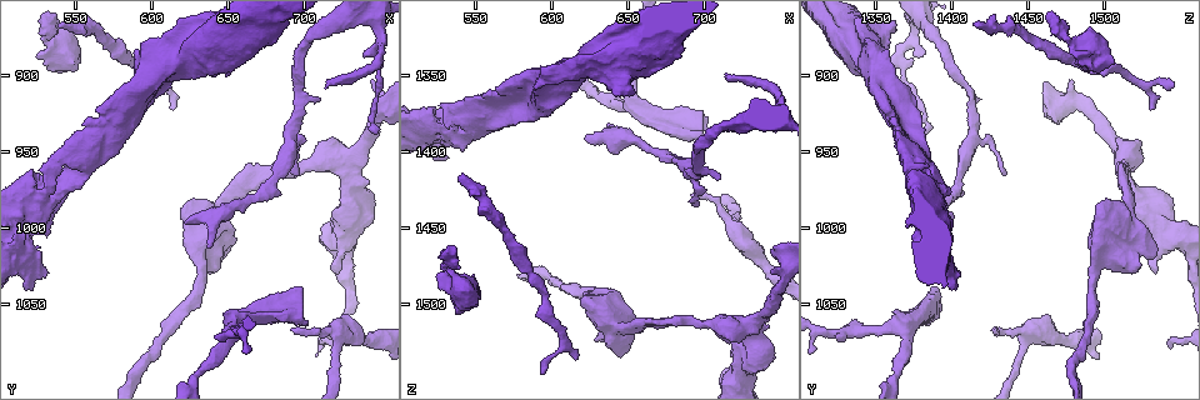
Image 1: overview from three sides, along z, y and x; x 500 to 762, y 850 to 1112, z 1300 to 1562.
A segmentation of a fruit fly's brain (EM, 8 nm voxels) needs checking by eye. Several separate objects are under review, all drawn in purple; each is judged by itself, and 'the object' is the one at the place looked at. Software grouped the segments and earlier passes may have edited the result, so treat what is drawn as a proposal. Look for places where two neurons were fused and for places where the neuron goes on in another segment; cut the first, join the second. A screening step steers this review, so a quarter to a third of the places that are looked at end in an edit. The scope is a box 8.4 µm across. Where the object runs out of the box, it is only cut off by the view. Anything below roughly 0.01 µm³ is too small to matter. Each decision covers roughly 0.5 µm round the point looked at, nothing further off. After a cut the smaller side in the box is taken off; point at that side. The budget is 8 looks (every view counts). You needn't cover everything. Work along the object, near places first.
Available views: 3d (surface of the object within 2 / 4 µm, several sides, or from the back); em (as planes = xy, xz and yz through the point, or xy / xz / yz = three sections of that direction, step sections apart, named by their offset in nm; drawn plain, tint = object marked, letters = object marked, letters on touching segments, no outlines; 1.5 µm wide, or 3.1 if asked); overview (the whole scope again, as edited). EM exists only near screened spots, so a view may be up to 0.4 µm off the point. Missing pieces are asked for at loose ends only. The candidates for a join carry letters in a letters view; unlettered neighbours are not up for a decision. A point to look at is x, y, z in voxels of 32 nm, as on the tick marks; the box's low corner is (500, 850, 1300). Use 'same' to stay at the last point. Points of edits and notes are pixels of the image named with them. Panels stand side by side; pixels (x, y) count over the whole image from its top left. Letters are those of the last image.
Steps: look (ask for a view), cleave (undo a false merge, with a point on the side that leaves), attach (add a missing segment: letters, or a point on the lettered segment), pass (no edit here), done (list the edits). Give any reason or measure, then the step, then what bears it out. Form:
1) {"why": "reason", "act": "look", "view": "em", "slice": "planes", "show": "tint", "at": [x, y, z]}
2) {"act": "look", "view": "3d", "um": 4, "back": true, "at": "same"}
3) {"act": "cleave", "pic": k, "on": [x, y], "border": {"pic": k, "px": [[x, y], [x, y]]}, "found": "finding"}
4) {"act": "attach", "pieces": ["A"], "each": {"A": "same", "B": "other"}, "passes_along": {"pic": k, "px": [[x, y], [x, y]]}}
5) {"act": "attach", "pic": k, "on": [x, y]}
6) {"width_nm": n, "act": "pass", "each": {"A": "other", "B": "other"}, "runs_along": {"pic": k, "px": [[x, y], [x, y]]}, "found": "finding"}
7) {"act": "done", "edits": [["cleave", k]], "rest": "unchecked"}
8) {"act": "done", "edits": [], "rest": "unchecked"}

{"why": "an open end", "act": "look", "view": "em", "slice": "yz", "step": 8, "show": "tint", "at": [620, 996, 1390]}

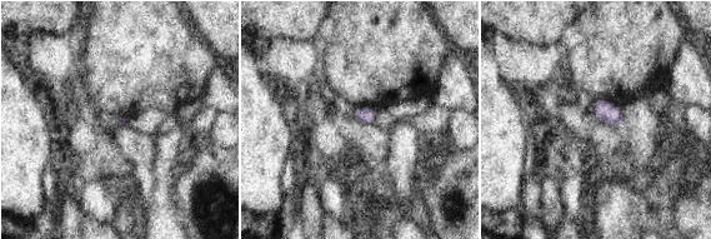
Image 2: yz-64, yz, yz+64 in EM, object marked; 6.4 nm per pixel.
{"why": "another direction", "act": "look", "view": "em", "slice": "planes", "show": "letters", "at": "same"}

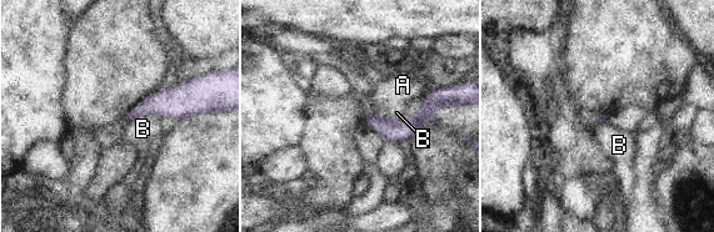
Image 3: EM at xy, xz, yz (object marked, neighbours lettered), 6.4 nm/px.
{"act": "pass", "each": {"A": "other", "B": "other"}, "runs_along": {"pic": 3, "px": [[434, 104], [413, 125], [369, 121]]}, "found": "no lettered segment goes on from it"}

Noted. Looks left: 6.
{"why": "branch stops here", "act": "look", "view": "em", "slice": "planes", "show": "plain", "at": [522, 1038, 1402]}

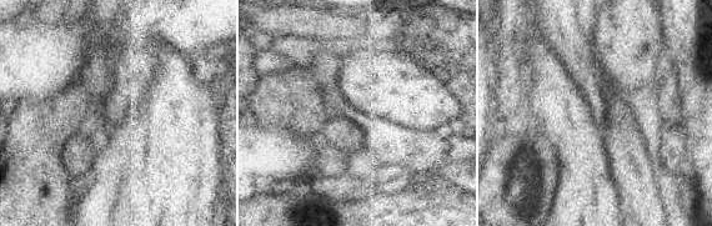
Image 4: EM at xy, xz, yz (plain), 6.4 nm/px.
{"act": "look", "view": "em", "slice": "planes", "show": "letters", "at": "same"}

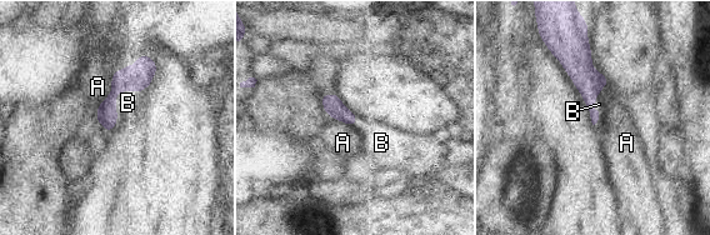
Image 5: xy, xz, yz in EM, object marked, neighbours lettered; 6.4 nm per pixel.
{"act": "attach", "pieces": ["B"], "each": {"A": "other", "B": "same"}, "passes_along": {"pic": 5, "px": [[136, 78], [116, 98], [128, 103]]}, "found": "the neuron continues"}

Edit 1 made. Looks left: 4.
{"why": "branch stops here", "act": "look", "view": "3d", "um": 4, "at": [722, 1030, 1534]}

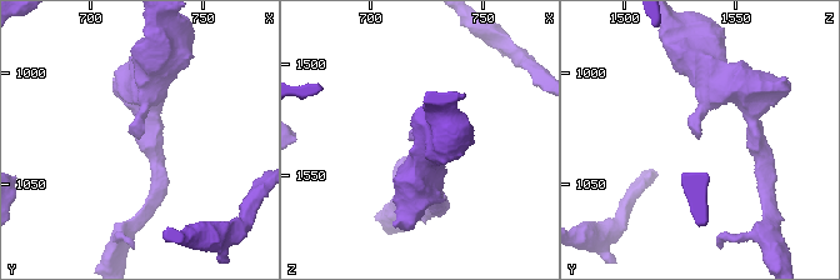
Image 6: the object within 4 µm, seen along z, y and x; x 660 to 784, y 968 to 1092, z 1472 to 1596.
{"act": "look", "view": "em", "slice": "xz", "step": 4, "show": "tint", "at": [721, 1029, 1533]}

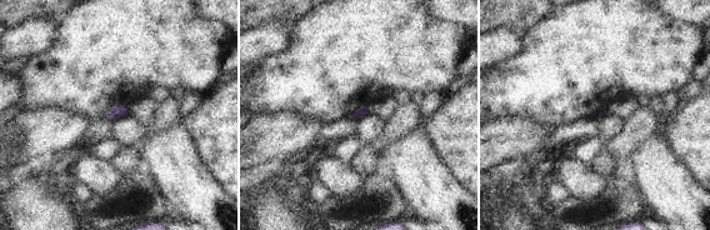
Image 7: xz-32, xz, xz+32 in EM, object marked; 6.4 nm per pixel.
{"why": "cut it another way", "act": "look", "view": "em", "slice": "planes", "show": "letters", "at": "same"}

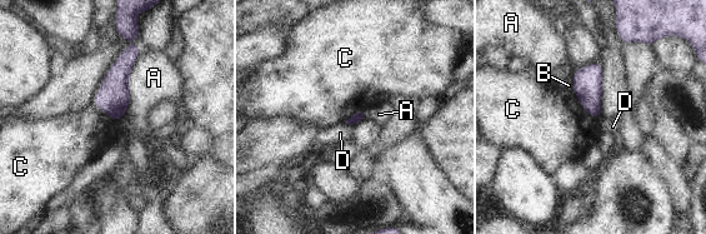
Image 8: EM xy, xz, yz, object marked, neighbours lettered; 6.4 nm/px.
{"longest_contact_nm": ["A", 420], "act": "pass", "each": {"A": "other", "B": "other", "C": "other", "D": "other"}, "found": "none of them fits"}

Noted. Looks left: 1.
{"act": "done", "edits": [["attach", 5]], "rest": "unchecked"}

